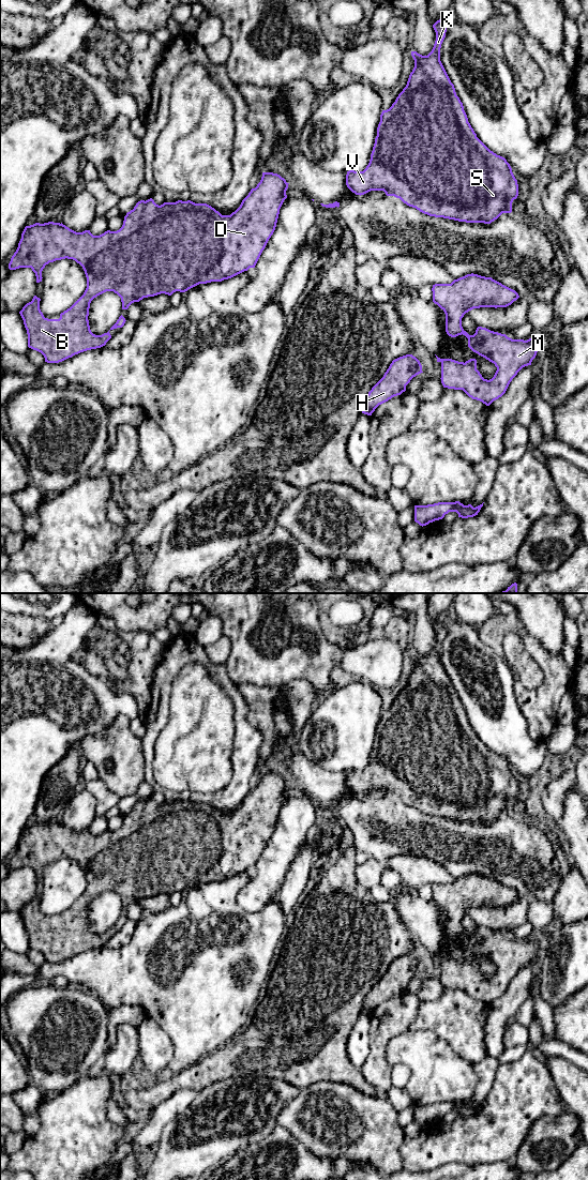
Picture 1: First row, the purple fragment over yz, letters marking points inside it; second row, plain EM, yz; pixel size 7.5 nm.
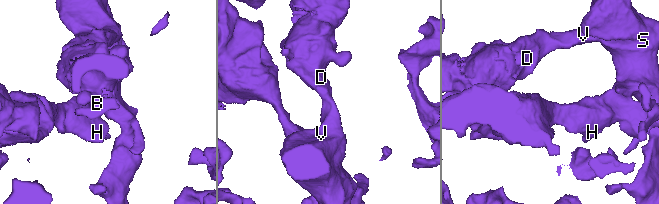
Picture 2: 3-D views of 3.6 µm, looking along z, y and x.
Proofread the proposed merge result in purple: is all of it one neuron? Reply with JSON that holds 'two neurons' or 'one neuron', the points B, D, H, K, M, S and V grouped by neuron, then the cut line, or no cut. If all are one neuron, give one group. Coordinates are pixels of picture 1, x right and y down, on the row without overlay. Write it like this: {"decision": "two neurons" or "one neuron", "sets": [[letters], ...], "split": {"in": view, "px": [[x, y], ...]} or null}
{"decision": "one neuron", "sets": [["B", "D", "H", "K", "M", "S", "V"]], "split": null}

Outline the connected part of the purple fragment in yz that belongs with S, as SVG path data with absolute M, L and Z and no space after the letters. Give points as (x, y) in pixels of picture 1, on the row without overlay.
M444 618L433 624L436 640L427 655L411 651L414 667L395 701L380 714L370 762L363 771L347 771L346 785L360 796L371 790L383 790L387 796L399 798L407 805L429 816L491 823L502 813L512 812L512 802L518 796L518 784L507 759L491 751L468 722L463 702L440 661L446 625Z

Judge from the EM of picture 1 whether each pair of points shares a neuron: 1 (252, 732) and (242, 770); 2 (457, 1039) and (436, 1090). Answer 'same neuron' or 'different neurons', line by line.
1: same neuron
2: different neurons

